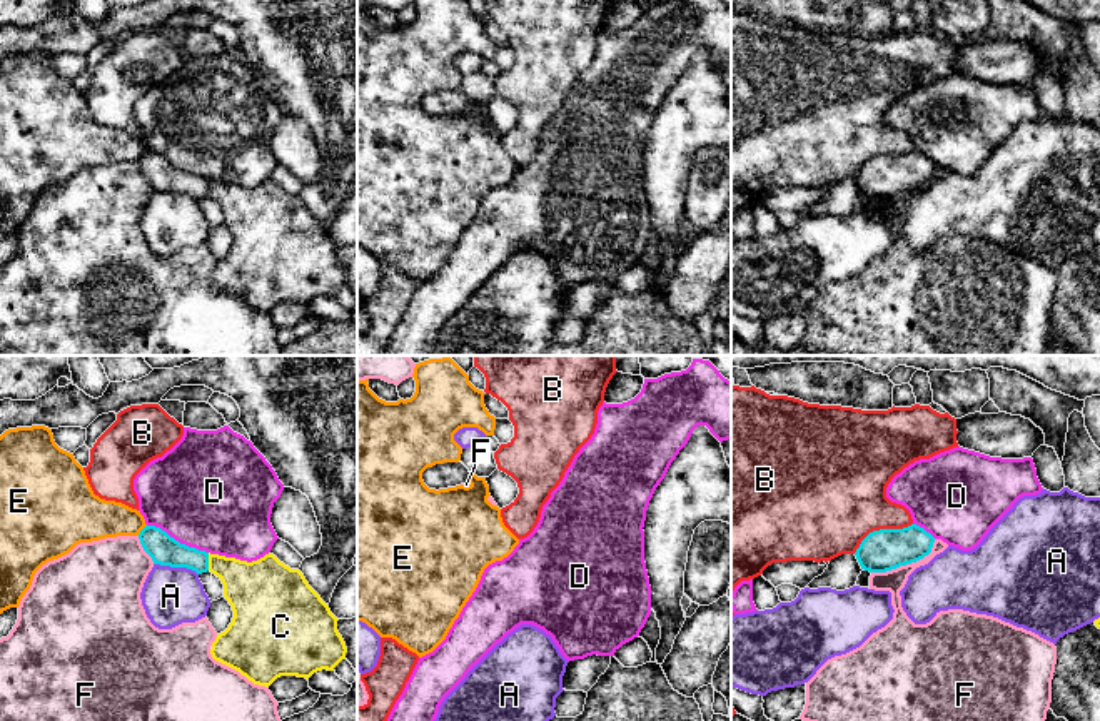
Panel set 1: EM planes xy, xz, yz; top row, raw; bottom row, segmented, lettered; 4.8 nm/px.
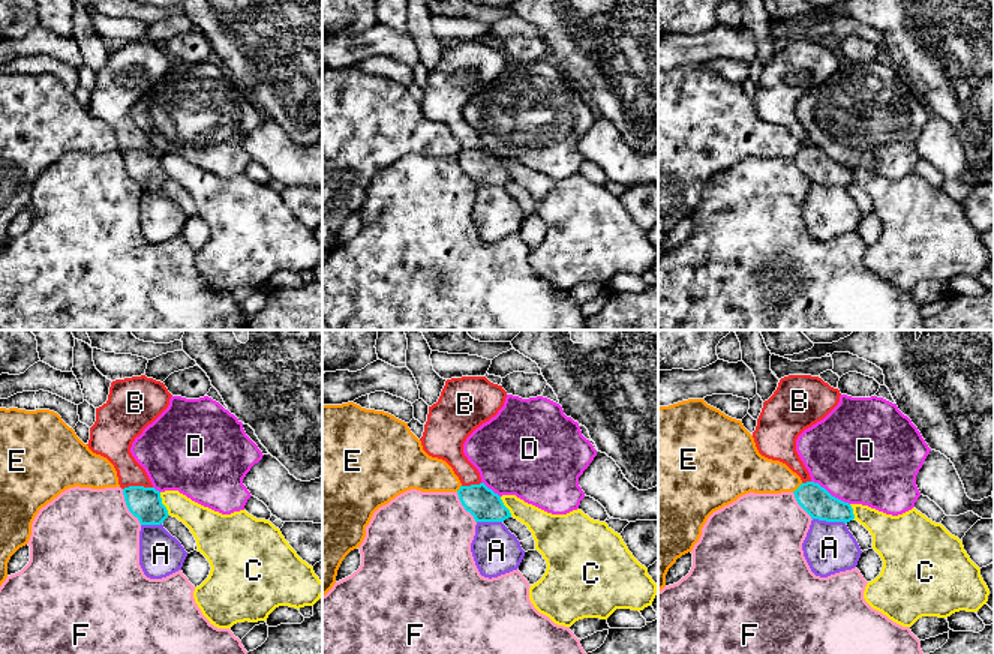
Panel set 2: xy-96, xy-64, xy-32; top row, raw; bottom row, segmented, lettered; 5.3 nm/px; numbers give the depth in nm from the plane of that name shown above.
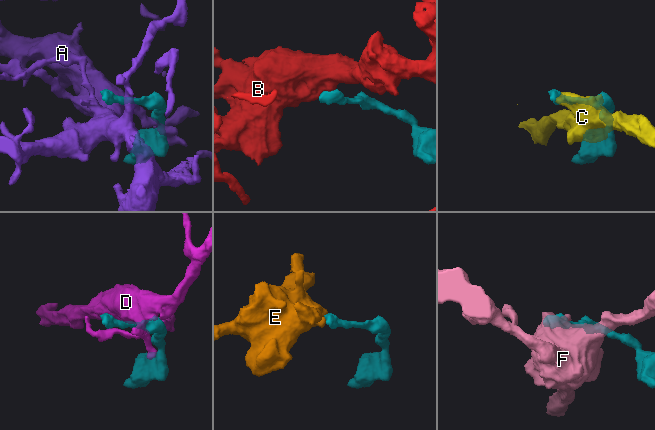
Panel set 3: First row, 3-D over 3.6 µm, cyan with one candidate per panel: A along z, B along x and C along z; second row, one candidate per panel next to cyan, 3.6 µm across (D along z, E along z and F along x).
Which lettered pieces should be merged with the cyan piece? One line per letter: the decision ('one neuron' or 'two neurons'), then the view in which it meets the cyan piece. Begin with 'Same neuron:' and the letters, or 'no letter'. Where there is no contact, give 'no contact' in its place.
Same neuron: no letter
A: two neurons; meets cyan in xy
B: two neurons; meets cyan in yz
C: two neurons; meets cyan in xy
D: two neurons; meets cyan in xy
E: two neurons; meets cyan in xy
F: two neurons; meets cyan in yz

